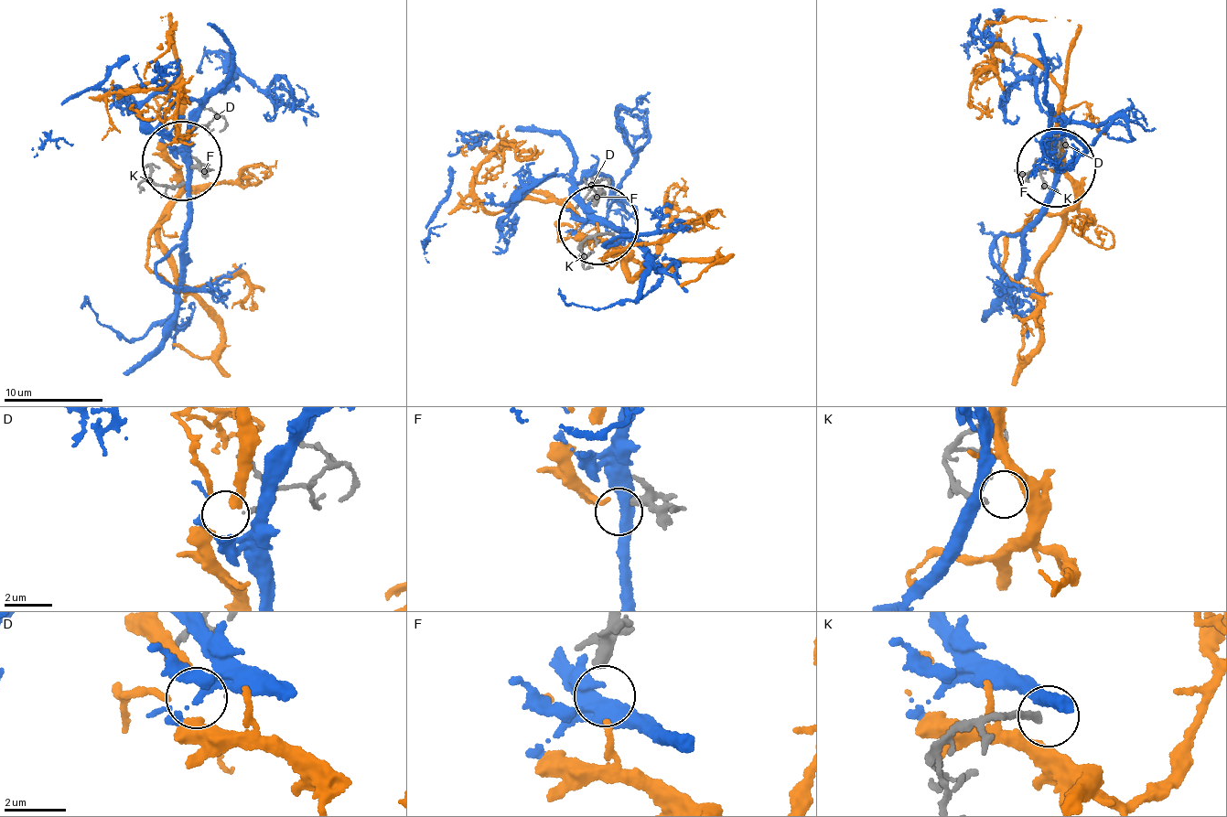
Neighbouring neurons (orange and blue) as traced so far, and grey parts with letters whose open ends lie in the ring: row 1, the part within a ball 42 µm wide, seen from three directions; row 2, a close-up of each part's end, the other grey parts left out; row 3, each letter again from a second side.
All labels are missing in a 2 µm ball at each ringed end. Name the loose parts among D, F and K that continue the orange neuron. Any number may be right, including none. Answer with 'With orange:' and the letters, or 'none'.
With orange: none

